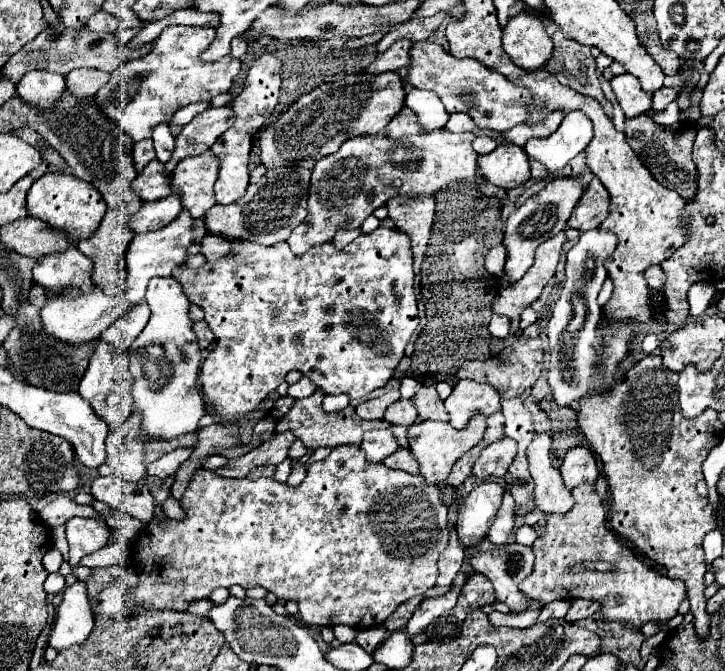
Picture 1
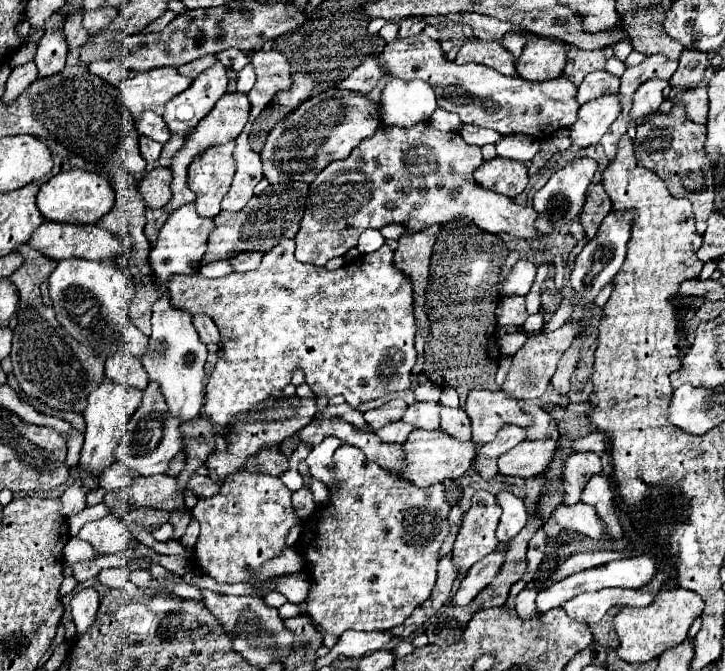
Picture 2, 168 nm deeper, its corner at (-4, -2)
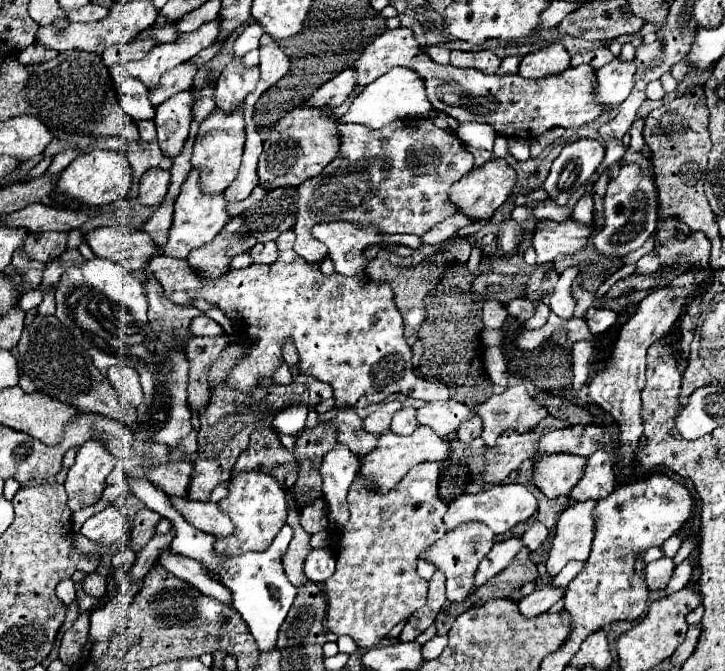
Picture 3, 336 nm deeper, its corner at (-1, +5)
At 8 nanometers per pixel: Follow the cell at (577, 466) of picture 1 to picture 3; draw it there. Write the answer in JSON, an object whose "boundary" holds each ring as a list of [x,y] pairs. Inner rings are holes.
{"boundary":[[[542,454],[534,462],[532,482],[548,498],[558,498],[568,494],[574,484],[582,478],[582,468],[586,466],[584,456],[564,456],[564,454]]]}

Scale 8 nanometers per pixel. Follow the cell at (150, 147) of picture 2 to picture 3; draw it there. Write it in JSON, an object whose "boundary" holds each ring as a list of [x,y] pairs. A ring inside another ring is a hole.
{"boundary":[[[140,120],[140,122],[136,122],[136,126],[138,126],[140,138],[142,138],[144,142],[150,142],[150,140],[156,138],[156,126],[154,126],[154,120]]]}

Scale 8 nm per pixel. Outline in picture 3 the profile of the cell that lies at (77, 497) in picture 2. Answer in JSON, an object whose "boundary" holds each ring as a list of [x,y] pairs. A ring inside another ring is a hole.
{"boundary":[[[88,440],[80,446],[76,464],[68,470],[64,482],[68,494],[68,508],[72,512],[96,504],[106,488],[106,476],[114,468],[114,458],[110,450],[98,442]]]}

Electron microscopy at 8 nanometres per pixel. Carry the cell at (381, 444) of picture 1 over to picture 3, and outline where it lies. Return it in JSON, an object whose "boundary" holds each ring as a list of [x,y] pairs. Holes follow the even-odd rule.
{"boundary":[[[402,408],[400,412],[396,412],[396,416],[392,418],[392,426],[390,426],[394,434],[402,434],[402,436],[410,436],[416,428],[418,428],[418,422],[416,422],[414,408]]]}

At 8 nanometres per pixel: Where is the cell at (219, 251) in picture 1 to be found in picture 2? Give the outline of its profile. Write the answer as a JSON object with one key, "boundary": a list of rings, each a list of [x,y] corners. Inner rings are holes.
{"boundary":[[[239,253],[229,259],[229,265],[233,271],[251,271],[261,263],[263,253]]]}

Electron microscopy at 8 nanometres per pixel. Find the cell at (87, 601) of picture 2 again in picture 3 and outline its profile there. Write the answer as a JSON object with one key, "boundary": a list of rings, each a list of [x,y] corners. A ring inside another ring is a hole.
{"boundary":[[[88,574],[84,580],[82,580],[82,588],[88,596],[96,596],[96,598],[102,598],[106,594],[106,578],[102,574]]]}

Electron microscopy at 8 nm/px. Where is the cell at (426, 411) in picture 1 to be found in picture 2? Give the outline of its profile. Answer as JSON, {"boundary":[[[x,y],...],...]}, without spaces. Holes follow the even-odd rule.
{"boundary":[[[441,405],[441,429],[461,441],[469,441],[471,439],[471,427],[469,427],[469,417],[465,415],[465,411],[461,407],[445,407]]]}

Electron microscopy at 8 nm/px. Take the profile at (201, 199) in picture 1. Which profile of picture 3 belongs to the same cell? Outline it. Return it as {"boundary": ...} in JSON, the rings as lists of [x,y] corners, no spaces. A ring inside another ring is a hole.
{"boundary":[[[214,108],[206,120],[200,124],[200,134],[196,136],[194,142],[194,152],[192,152],[192,168],[202,170],[202,190],[210,194],[220,194],[232,184],[232,180],[238,174],[242,152],[244,152],[244,134],[246,134],[246,124],[244,124],[244,112],[242,108],[234,108],[230,112],[224,112],[220,108]]]}

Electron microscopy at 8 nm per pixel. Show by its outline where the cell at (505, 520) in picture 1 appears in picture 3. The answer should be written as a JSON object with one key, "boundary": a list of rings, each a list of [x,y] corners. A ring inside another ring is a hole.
{"boundary":[[[494,484],[484,492],[462,494],[460,498],[456,498],[446,512],[444,522],[446,522],[448,530],[456,528],[462,522],[484,522],[492,528],[494,534],[504,534],[510,528],[514,528],[518,522],[528,520],[536,510],[538,510],[538,500],[526,486],[522,486],[522,484]]]}

